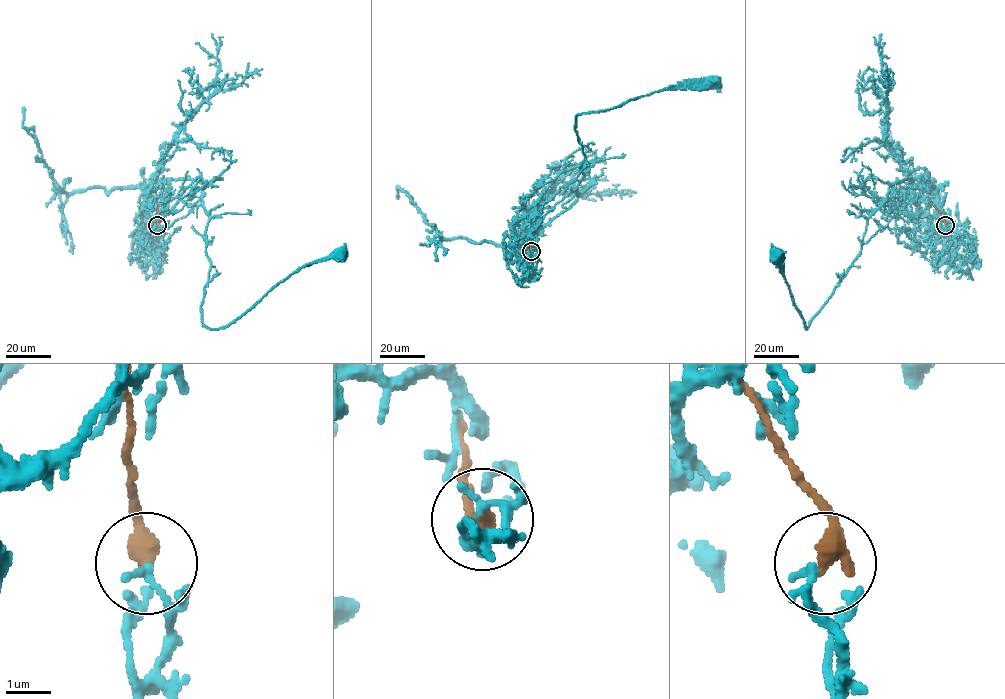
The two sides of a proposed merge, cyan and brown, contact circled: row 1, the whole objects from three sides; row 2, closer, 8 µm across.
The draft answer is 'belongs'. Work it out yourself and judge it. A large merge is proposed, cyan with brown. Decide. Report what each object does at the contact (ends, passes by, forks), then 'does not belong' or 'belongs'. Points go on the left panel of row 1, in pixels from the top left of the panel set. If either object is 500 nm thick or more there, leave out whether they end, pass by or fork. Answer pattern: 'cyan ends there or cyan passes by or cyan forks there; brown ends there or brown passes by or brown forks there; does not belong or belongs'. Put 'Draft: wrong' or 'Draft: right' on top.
Draft: wrong
cyan ends there; brown ends there; does not belong

